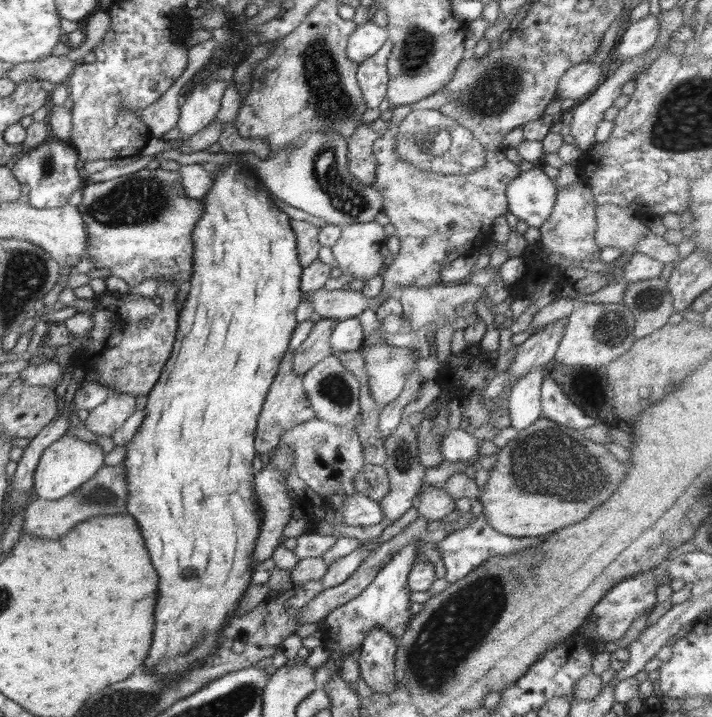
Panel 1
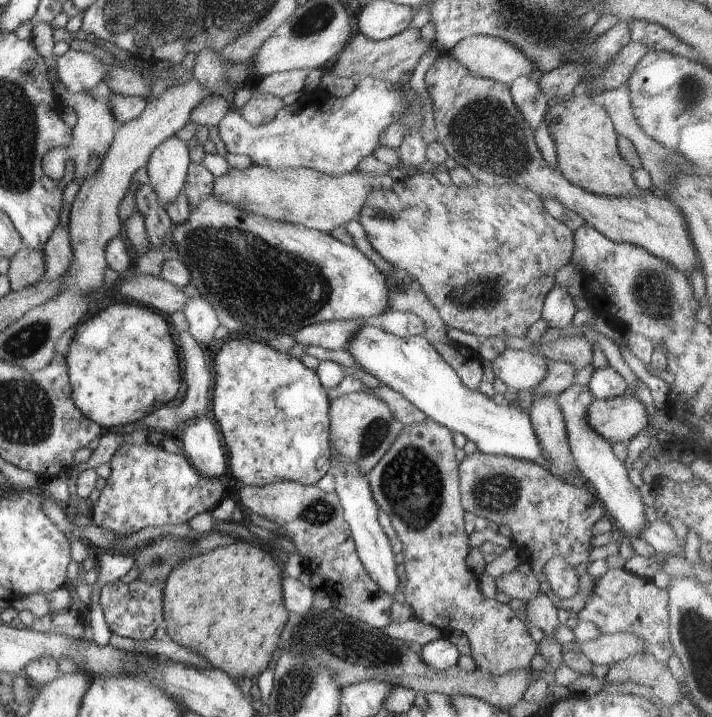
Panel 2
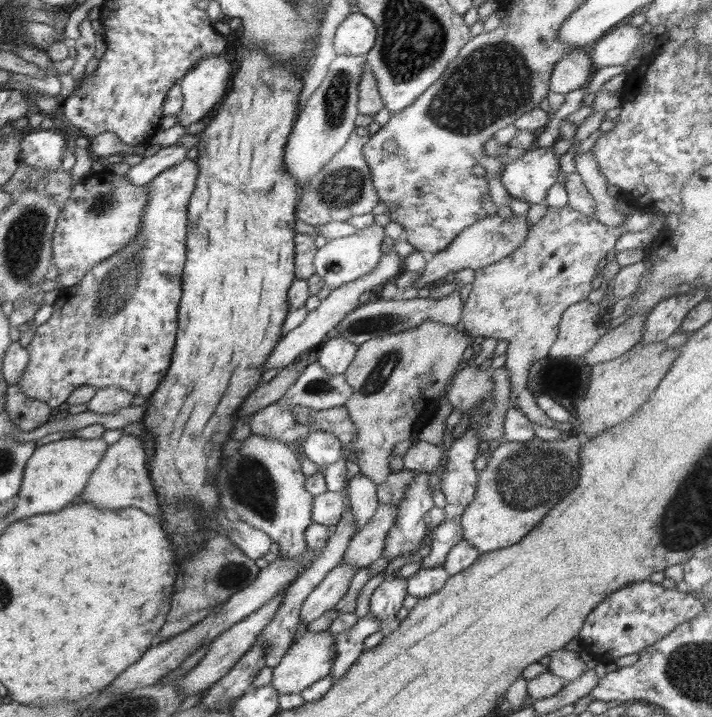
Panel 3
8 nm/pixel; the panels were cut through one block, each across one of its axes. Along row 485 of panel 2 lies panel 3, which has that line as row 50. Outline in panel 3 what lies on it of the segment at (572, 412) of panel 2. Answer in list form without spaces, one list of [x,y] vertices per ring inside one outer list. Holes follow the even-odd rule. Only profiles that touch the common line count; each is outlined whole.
[[[628,21],[619,24],[587,48],[594,68],[625,65],[634,55],[634,50],[642,44],[642,38],[644,36],[639,27]]]

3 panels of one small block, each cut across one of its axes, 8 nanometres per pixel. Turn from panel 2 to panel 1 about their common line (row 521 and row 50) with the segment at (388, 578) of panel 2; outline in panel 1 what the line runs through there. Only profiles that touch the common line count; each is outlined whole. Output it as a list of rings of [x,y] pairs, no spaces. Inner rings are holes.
[[[368,21],[362,25],[357,25],[348,37],[346,52],[348,58],[353,62],[360,63],[368,57],[378,54],[378,51],[388,43],[389,34],[386,27]]]

